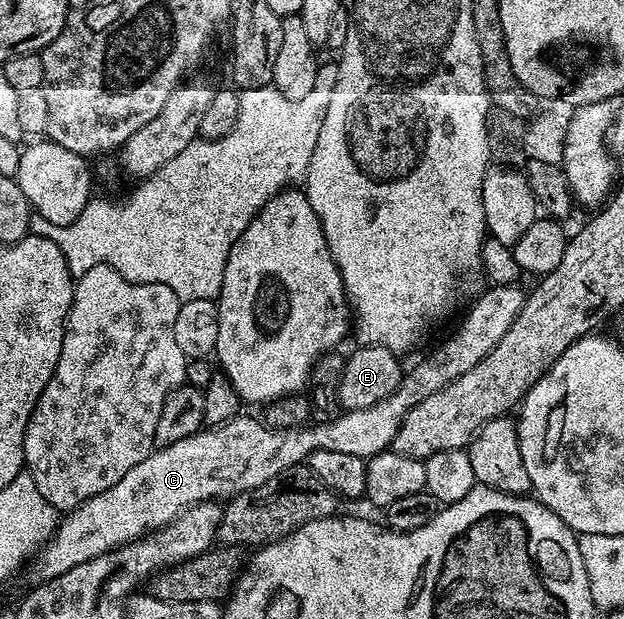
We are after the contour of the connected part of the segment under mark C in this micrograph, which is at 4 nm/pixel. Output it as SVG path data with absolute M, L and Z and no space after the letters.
M519 284L509 286L490 285L475 300L475 305L467 312L463 325L455 332L455 341L444 350L440 356L431 356L423 360L415 369L408 371L403 381L397 386L389 398L377 402L377 406L369 406L365 410L340 411L337 418L326 422L315 422L310 426L301 428L272 428L262 419L254 420L251 416L240 414L234 416L229 422L204 427L195 432L189 438L181 438L181 442L173 442L167 448L156 447L121 482L109 486L109 490L101 490L101 494L93 494L84 504L78 504L72 512L66 513L55 527L55 533L50 540L35 553L33 559L26 565L28 585L44 584L61 574L65 570L73 570L73 566L81 566L81 562L89 562L89 558L97 558L106 552L112 552L123 544L132 544L148 532L153 532L165 527L175 519L179 513L194 504L206 504L208 502L223 502L239 492L248 492L257 486L261 486L266 480L274 476L282 476L284 472L294 469L300 462L306 461L310 452L321 450L333 450L337 454L353 454L357 458L366 461L378 452L386 452L395 443L395 435L409 410L417 406L417 402L425 402L429 394L437 394L445 385L453 383L461 374L473 370L501 338L505 338L509 326L513 326L513 318L521 314L521 308L525 299L525 292Z

